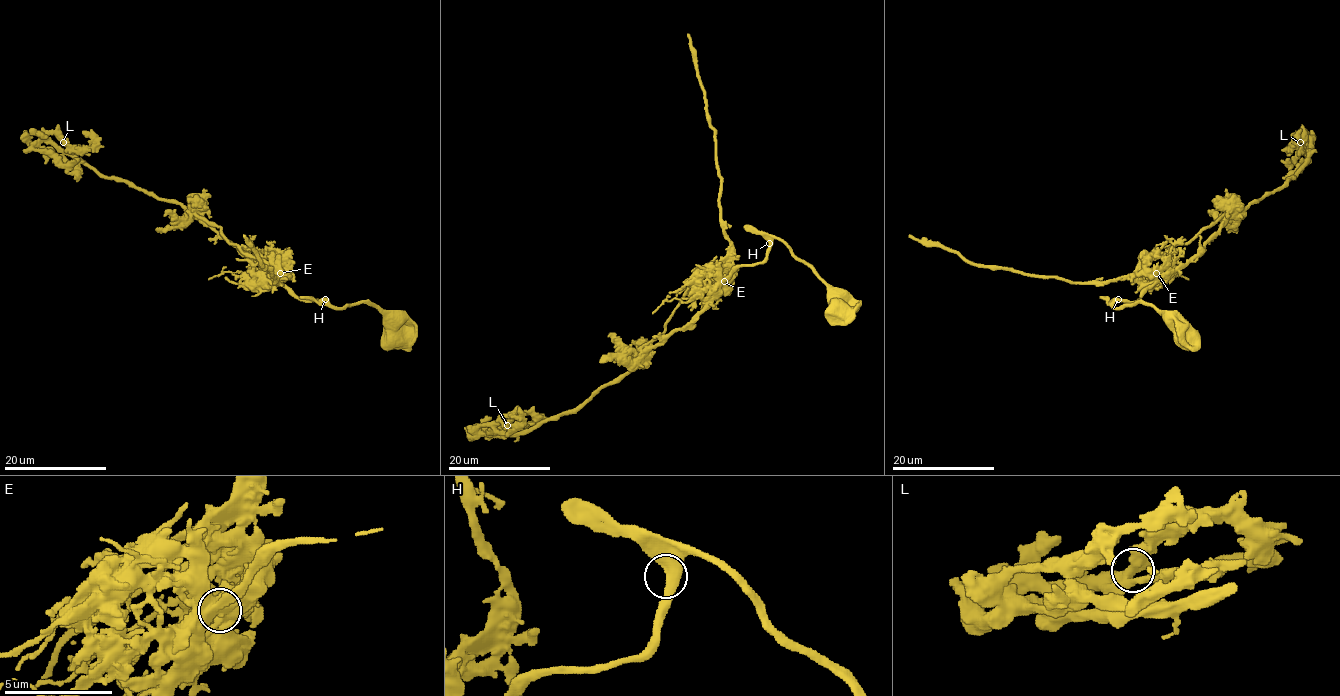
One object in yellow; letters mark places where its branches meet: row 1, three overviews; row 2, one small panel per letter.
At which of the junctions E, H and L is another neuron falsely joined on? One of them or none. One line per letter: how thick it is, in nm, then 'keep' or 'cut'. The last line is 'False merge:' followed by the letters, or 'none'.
E: 600 nm | cut
H: 500 nm | keep
L: 460 nm | keep
False merge: E

